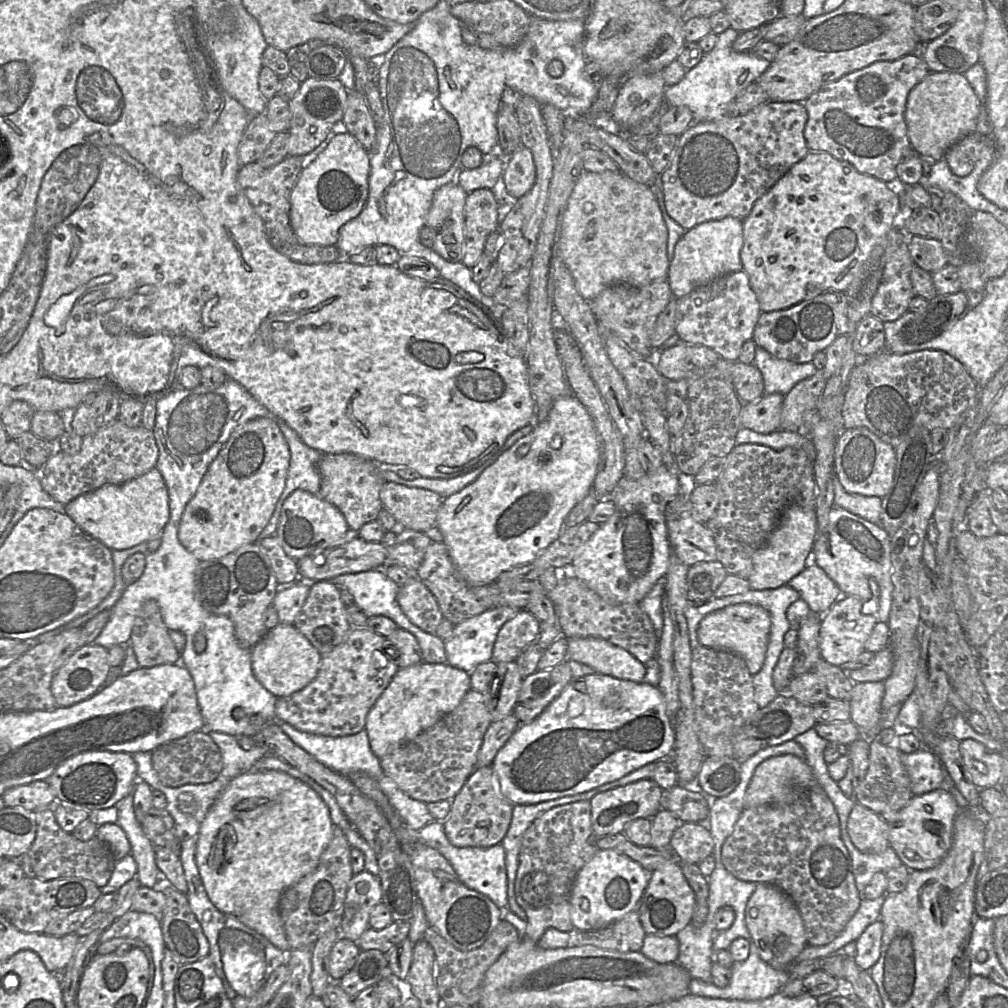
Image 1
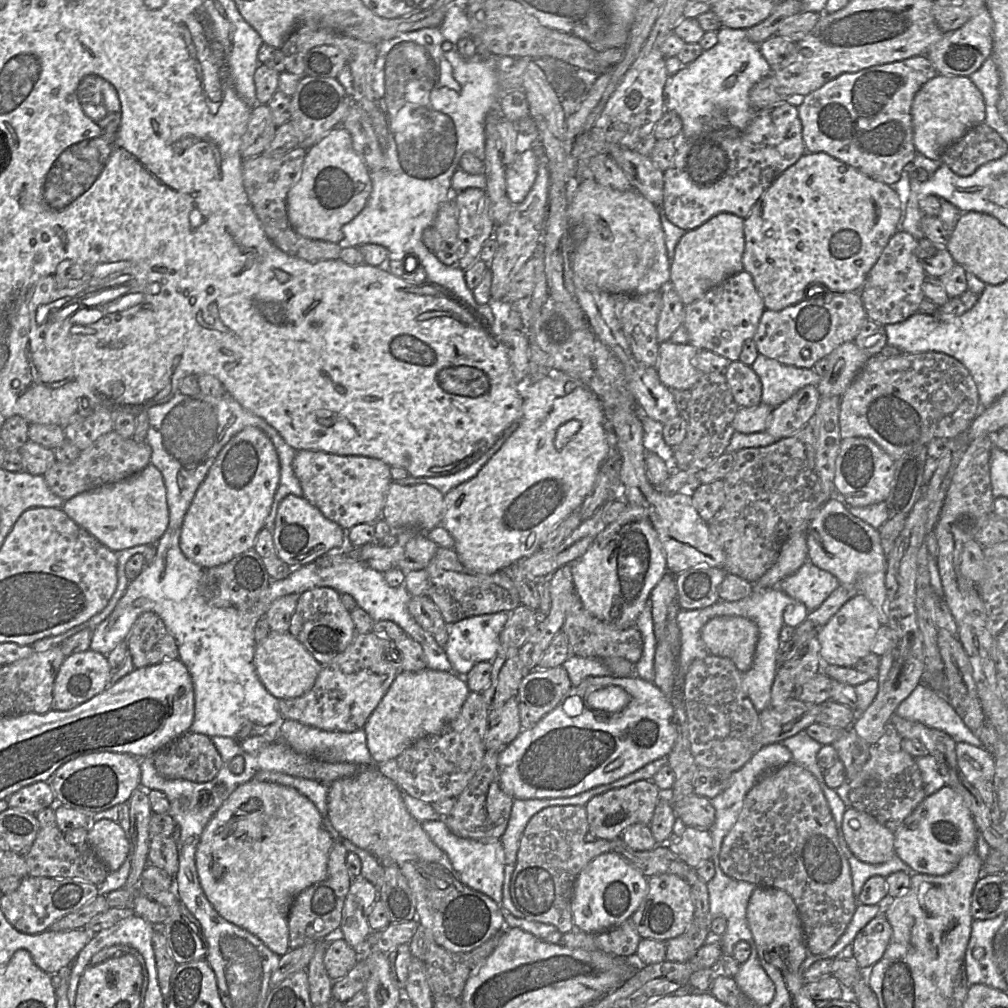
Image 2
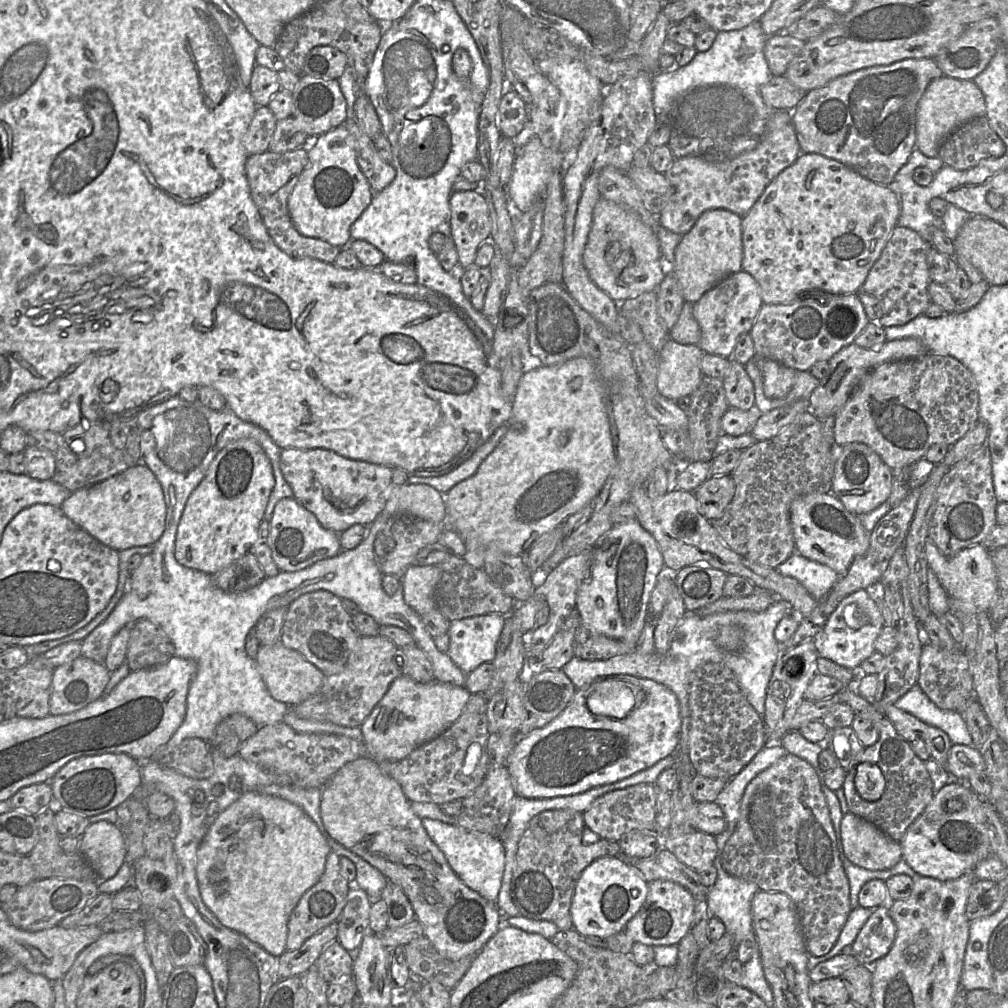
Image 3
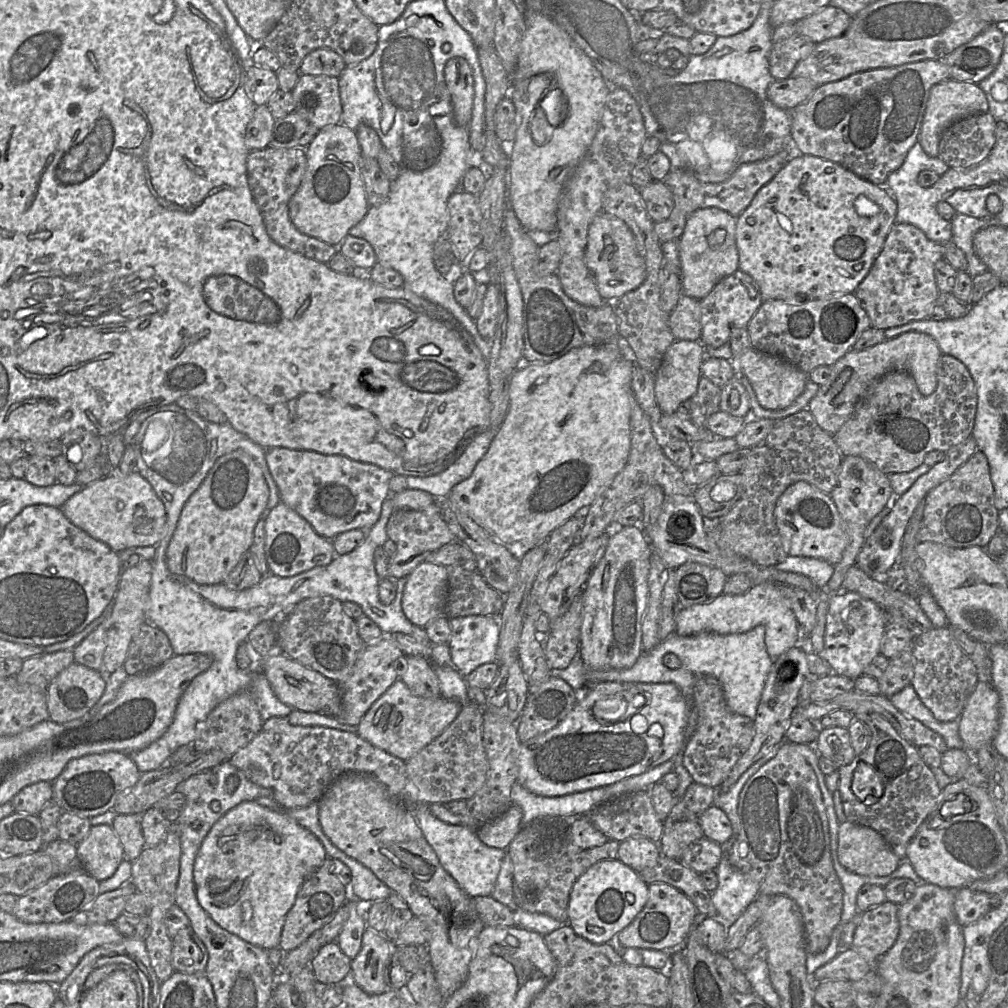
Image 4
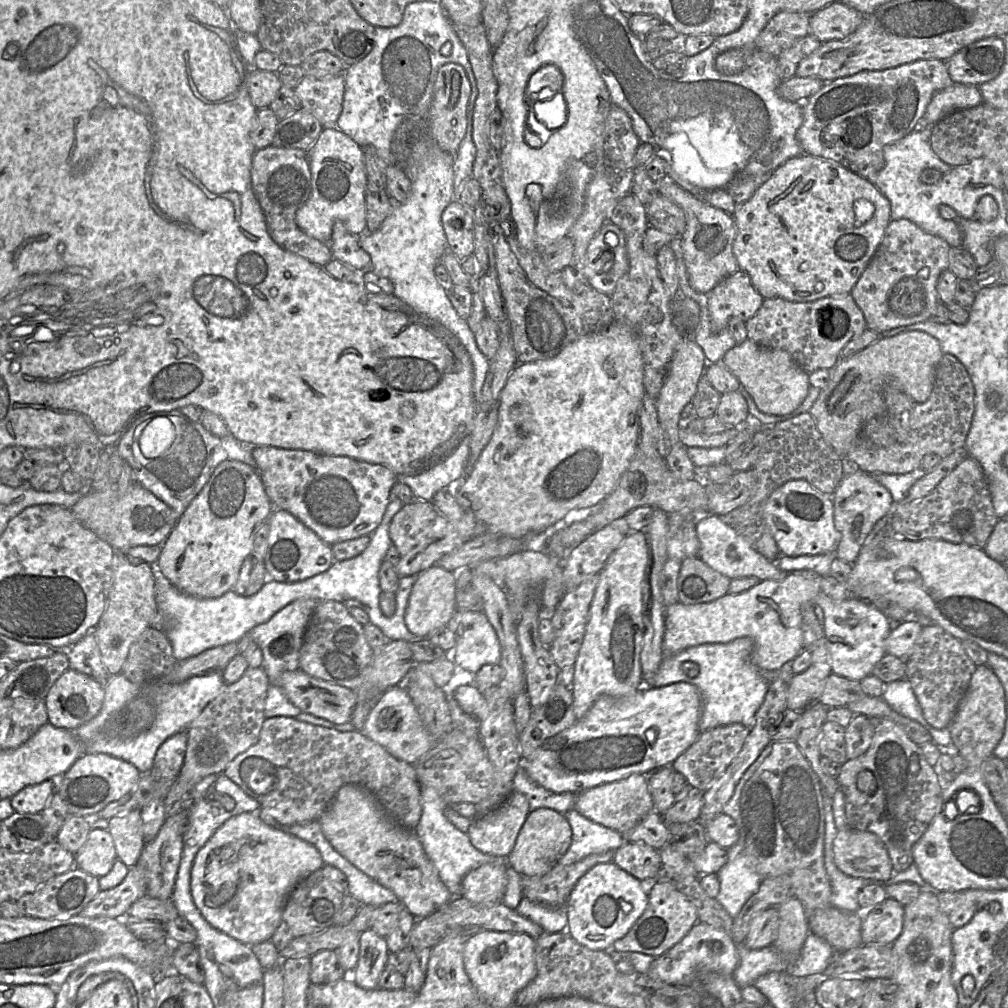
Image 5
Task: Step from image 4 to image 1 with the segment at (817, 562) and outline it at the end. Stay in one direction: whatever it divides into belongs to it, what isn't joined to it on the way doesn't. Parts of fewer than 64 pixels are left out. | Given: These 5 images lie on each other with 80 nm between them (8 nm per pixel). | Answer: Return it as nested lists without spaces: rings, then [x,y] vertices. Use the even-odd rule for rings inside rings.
[[[812,562],[787,585],[799,593],[814,614],[825,614],[843,595],[825,571]]]

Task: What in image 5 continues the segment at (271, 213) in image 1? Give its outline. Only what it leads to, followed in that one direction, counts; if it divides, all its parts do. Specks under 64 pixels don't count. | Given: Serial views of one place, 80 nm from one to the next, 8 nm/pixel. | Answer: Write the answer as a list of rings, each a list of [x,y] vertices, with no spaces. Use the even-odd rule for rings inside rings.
[[[271,145],[256,150],[252,159],[251,183],[264,214],[268,232],[276,244],[320,267],[334,259],[328,244],[308,236],[296,224],[296,212],[311,193],[307,151]]]

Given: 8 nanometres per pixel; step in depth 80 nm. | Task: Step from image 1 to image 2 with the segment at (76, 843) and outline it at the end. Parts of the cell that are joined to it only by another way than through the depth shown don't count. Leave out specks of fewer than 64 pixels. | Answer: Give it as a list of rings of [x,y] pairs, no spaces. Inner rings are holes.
[[[47,807],[36,814],[38,833],[36,839],[24,856],[28,876],[56,879],[80,879],[100,885],[110,873],[105,864],[98,858],[94,850],[87,844],[72,845],[65,840],[64,833],[59,829],[55,810]]]

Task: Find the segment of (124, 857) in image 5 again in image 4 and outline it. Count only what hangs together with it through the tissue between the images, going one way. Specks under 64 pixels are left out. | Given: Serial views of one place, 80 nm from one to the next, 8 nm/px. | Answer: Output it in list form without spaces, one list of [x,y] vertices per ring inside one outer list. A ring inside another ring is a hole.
[[[117,814],[111,826],[120,840],[124,858],[134,861],[146,846],[141,832],[140,815]]]

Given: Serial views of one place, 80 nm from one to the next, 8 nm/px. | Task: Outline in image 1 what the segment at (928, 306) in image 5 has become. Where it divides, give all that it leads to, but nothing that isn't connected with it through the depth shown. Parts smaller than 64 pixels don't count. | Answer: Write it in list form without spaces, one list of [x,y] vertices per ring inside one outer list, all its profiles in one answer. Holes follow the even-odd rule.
[[[907,242],[901,243],[885,264],[881,282],[871,300],[870,315],[884,323],[895,321],[908,311],[915,296],[910,280],[913,265]]]

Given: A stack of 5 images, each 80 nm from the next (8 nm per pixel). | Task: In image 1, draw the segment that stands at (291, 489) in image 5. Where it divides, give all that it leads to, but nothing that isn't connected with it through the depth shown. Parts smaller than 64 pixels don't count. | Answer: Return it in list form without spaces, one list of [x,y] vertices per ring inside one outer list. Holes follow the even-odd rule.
[[[352,453],[324,454],[318,463],[318,471],[321,477],[318,495],[343,513],[352,534],[377,519],[383,508],[380,489],[385,481],[376,462]]]

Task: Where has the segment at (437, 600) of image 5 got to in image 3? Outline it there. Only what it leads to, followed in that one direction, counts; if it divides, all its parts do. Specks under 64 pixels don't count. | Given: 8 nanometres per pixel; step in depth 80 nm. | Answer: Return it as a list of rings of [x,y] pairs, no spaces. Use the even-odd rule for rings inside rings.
[[[411,565],[402,575],[404,601],[420,616],[437,608],[435,593],[440,578],[439,565]]]

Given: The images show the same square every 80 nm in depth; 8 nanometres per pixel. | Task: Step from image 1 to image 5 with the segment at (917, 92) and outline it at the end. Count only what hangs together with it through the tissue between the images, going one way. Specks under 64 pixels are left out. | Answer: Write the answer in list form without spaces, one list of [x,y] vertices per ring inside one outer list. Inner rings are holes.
[[[953,83],[937,91],[928,103],[918,127],[931,128],[936,122],[953,111],[979,105],[983,102],[979,86]]]

